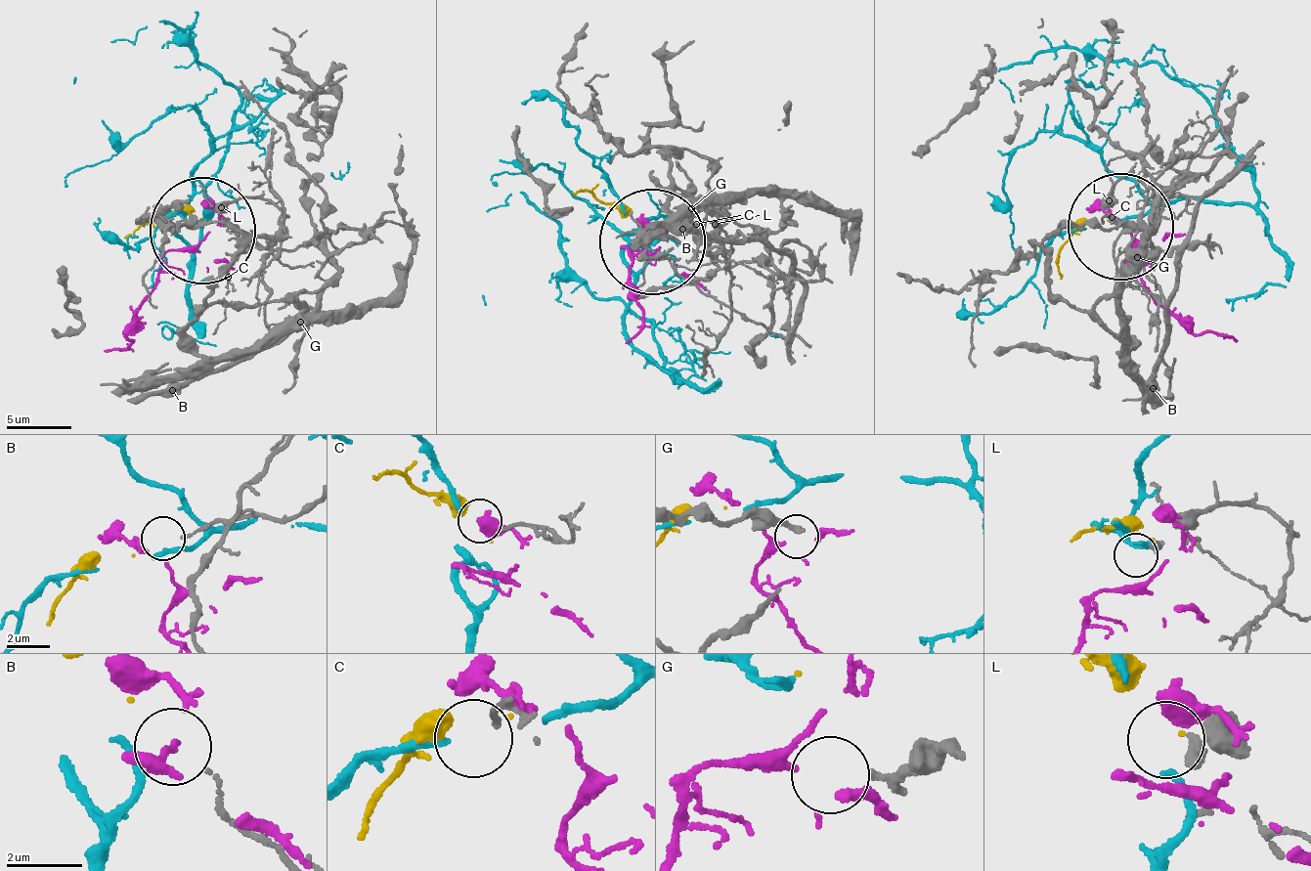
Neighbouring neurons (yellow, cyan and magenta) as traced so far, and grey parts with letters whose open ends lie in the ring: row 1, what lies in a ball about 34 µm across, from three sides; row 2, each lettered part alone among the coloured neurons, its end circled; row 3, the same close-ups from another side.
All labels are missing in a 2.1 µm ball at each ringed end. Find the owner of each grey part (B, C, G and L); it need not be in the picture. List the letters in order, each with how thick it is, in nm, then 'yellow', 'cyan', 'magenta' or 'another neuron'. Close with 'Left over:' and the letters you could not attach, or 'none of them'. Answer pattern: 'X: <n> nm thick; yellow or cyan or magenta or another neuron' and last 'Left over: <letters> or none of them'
B: 90 nm thick; magenta
C: 140 nm thick; cyan
G: 240 nm thick; another neuron
L: 360 nm thick; another neuron
Left over: G, L

